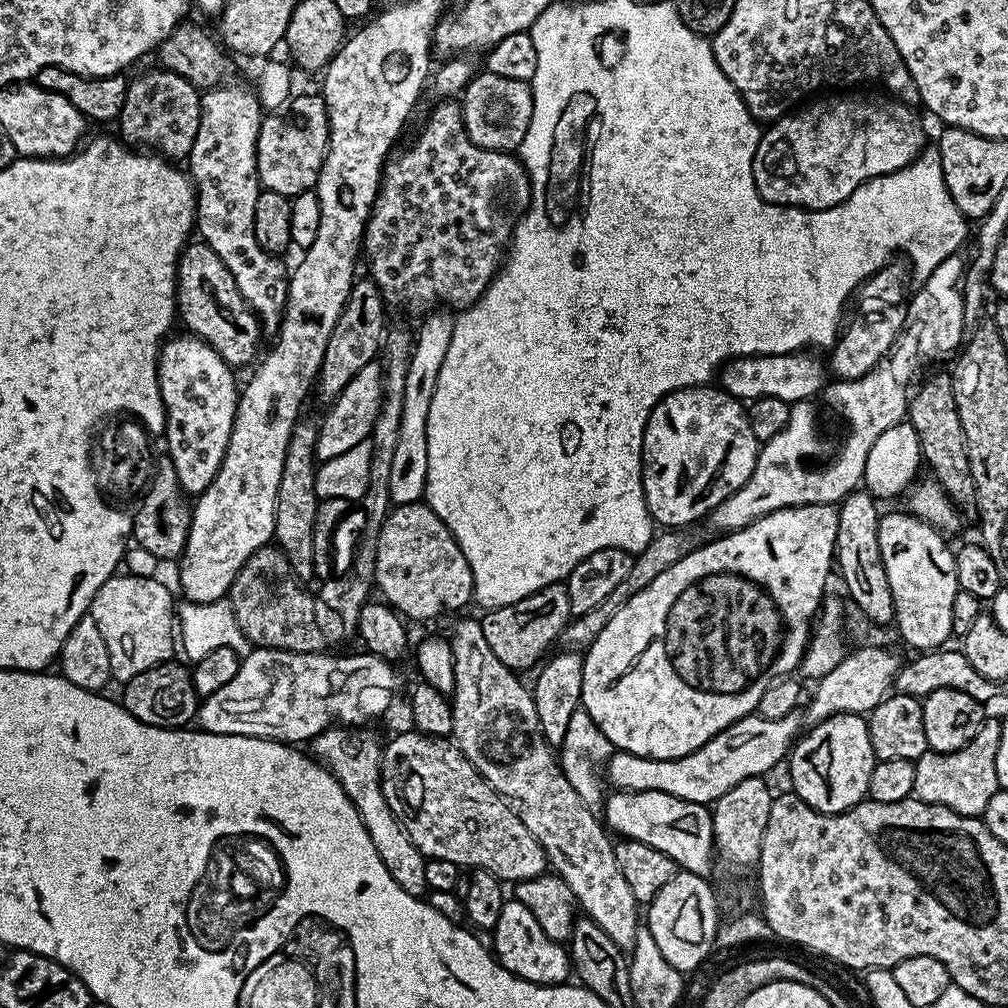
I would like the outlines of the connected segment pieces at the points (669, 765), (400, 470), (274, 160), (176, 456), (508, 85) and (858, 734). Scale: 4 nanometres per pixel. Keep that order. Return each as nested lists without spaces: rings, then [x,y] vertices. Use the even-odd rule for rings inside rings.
[[[794,711],[790,714],[786,714],[786,718],[778,718],[777,720],[766,720],[759,714],[744,716],[738,722],[734,722],[732,725],[730,725],[730,727],[726,730],[722,730],[721,732],[719,732],[717,736],[714,737],[714,739],[703,744],[703,746],[698,750],[694,750],[690,754],[686,754],[685,756],[683,756],[682,758],[678,758],[677,760],[651,760],[650,758],[646,758],[645,756],[635,756],[634,754],[630,754],[629,752],[621,752],[619,750],[616,750],[613,751],[613,754],[609,758],[606,765],[606,780],[609,785],[613,784],[611,786],[613,789],[622,792],[664,791],[666,794],[673,795],[676,798],[685,799],[686,802],[705,804],[708,806],[718,798],[722,798],[722,794],[726,794],[730,790],[734,790],[734,786],[738,786],[738,782],[742,782],[746,778],[764,776],[765,774],[768,774],[768,771],[770,771],[772,767],[778,765],[783,757],[785,759],[789,755],[793,741],[795,741],[797,737],[801,735],[802,727],[800,728],[800,720],[802,724],[802,716],[799,711]]]
[[[433,310],[414,332],[412,357],[406,370],[406,391],[402,394],[402,426],[398,428],[398,446],[390,466],[390,498],[393,505],[415,504],[424,496],[428,477],[428,419],[430,402],[434,402],[434,390],[438,386],[438,374],[442,362],[446,362],[446,350],[450,350],[450,338],[454,338],[456,316],[448,310]]]
[[[296,94],[291,97],[288,110],[285,116],[268,114],[261,119],[256,143],[256,174],[267,191],[291,198],[303,192],[311,192],[316,187],[322,162],[328,153],[328,109],[324,107],[323,95],[299,96]]]
[[[191,334],[183,335],[173,335],[160,346],[158,382],[164,403],[163,435],[168,436],[166,453],[174,462],[183,491],[199,494],[210,486],[222,466],[236,417],[238,380],[236,384],[237,373],[232,365],[205,340]]]
[[[487,70],[477,71],[472,80],[464,87],[462,93],[464,125],[466,134],[474,146],[482,146],[482,150],[515,153],[526,138],[526,130],[530,130],[530,118],[534,114],[534,98],[529,81],[518,78],[501,78],[499,74]]]
[[[843,712],[821,724],[811,725],[795,741],[790,752],[791,760],[791,791],[802,797],[811,808],[831,814],[854,807],[868,795],[874,763],[867,719],[852,712]]]

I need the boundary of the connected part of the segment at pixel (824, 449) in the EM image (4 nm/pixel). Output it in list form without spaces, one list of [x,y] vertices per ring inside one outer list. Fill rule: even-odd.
[[[894,346],[874,368],[862,374],[862,378],[837,379],[835,382],[825,383],[815,398],[796,401],[790,410],[790,422],[786,422],[786,430],[763,441],[762,447],[757,451],[754,474],[750,474],[746,486],[730,494],[730,498],[726,498],[713,512],[708,513],[707,523],[712,523],[717,528],[717,533],[727,534],[737,532],[738,529],[753,524],[758,518],[783,508],[797,508],[807,504],[839,505],[845,496],[857,491],[859,484],[856,483],[864,476],[864,467],[868,464],[872,447],[881,443],[884,432],[890,430],[890,426],[901,423],[907,417],[910,399],[908,384],[929,364],[926,358],[906,354]]]

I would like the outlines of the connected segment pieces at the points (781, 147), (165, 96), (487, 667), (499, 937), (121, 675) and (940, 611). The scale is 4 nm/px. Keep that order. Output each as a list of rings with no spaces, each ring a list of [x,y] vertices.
[[[832,96],[829,100],[816,100],[809,108],[795,109],[796,116],[793,114],[785,114],[771,125],[772,128],[763,133],[760,138],[760,145],[752,159],[752,173],[754,174],[754,182],[758,186],[758,194],[762,194],[762,198],[768,204],[780,204],[783,208],[806,208],[809,212],[821,212],[827,208],[838,206],[846,198],[850,198],[850,194],[854,194],[854,190],[858,190],[858,186],[865,184],[867,180],[873,180],[879,176],[889,176],[891,172],[897,172],[907,166],[907,164],[915,160],[926,147],[924,141],[924,128],[920,125],[920,120],[916,117],[916,108],[909,106],[895,98],[889,100],[867,100],[864,96]]]
[[[155,70],[144,72],[137,80],[133,79],[126,90],[126,102],[122,106],[122,114],[118,121],[118,136],[123,143],[135,146],[140,150],[151,150],[163,154],[173,162],[187,161],[190,150],[194,146],[194,138],[198,138],[198,122],[200,121],[201,89],[196,88],[177,72]]]
[[[479,619],[458,621],[452,628],[450,643],[454,650],[454,692],[450,696],[454,726],[451,739],[460,753],[482,774],[487,784],[514,805],[526,830],[530,830],[530,834],[534,834],[536,841],[544,847],[551,871],[562,877],[566,886],[570,886],[583,915],[610,934],[618,947],[631,950],[636,933],[642,928],[641,909],[626,878],[622,878],[622,870],[618,870],[614,844],[611,839],[608,841],[609,833],[605,825],[587,810],[586,802],[582,802],[582,798],[566,780],[557,753],[546,742],[529,685],[524,685],[513,669],[498,662],[494,650],[490,650],[486,642],[486,634],[482,634]]]
[[[514,898],[505,902],[502,914],[498,914],[498,922],[496,927],[491,929],[490,936],[490,948],[496,959],[519,980],[551,986],[565,983],[569,979],[570,956],[565,945],[550,939],[542,930],[542,926],[538,926],[538,918],[534,918],[534,914],[530,914],[530,910],[522,906],[522,902]]]
[[[131,574],[111,576],[92,599],[90,614],[98,630],[102,630],[106,650],[110,650],[113,681],[129,680],[134,674],[142,674],[142,670],[150,670],[150,666],[173,659],[174,604],[172,608],[172,592],[160,578]]]
[[[907,511],[887,512],[880,517],[878,526],[878,546],[882,550],[882,562],[886,566],[886,578],[890,578],[890,594],[894,598],[894,628],[909,644],[912,650],[940,650],[947,640],[953,639],[950,618],[954,611],[954,598],[960,591],[960,583],[956,577],[956,554],[944,545],[939,531],[924,520],[919,520]]]

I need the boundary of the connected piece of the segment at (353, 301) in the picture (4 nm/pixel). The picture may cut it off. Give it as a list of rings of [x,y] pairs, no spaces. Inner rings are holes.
[[[371,278],[357,279],[352,285],[338,322],[334,322],[330,342],[326,342],[326,354],[322,358],[320,373],[316,376],[314,396],[321,400],[321,405],[327,406],[337,400],[342,390],[350,386],[350,378],[354,378],[354,374],[358,374],[362,366],[373,363],[381,355],[386,335],[384,311],[384,296],[378,285]]]

